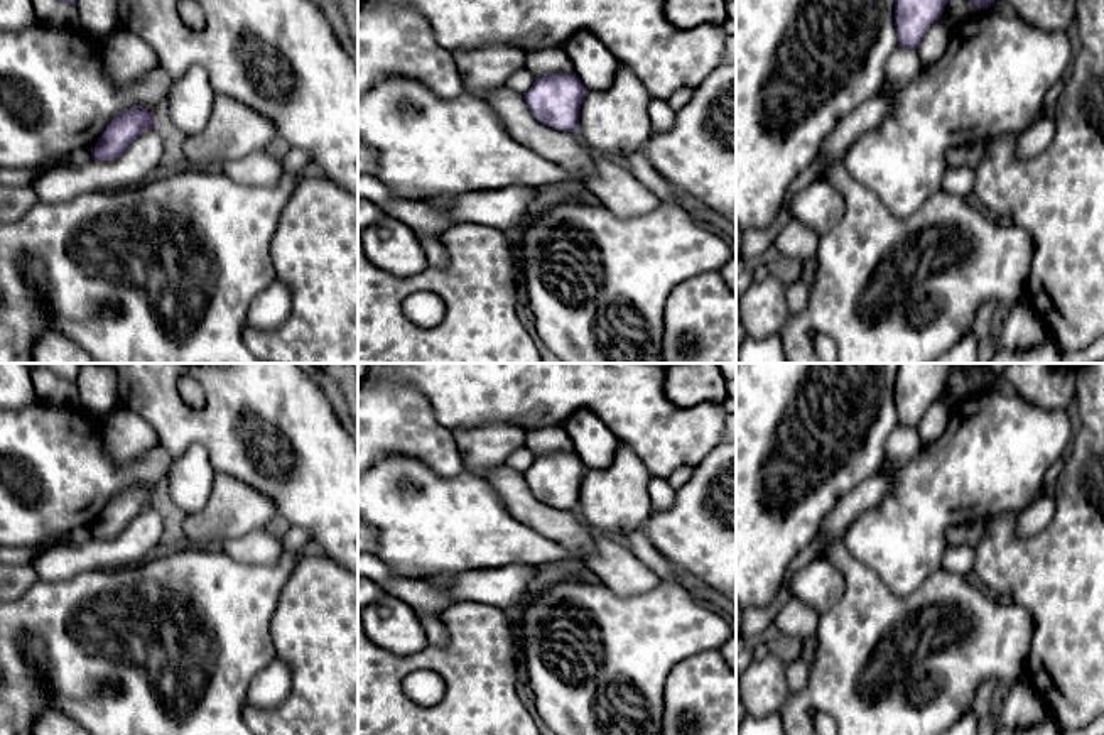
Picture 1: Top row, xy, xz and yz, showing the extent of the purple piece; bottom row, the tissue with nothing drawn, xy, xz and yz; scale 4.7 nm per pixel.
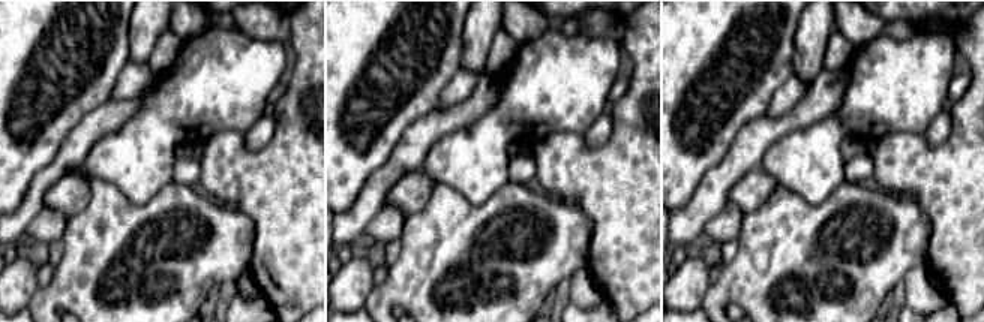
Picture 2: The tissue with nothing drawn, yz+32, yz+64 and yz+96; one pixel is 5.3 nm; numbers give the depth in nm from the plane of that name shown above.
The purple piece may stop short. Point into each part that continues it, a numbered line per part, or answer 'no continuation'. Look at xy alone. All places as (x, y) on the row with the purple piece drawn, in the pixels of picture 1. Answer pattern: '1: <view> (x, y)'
no continuation

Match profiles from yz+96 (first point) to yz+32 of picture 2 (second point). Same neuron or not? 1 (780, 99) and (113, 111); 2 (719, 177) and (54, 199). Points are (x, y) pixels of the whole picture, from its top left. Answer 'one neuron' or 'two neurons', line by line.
1: two neurons
2: two neurons

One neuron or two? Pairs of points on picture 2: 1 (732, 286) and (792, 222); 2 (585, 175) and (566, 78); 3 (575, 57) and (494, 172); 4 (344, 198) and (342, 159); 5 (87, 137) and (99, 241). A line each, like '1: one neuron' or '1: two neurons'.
1: one neuron
2: two neurons
3: one neuron
4: one neuron
5: two neurons

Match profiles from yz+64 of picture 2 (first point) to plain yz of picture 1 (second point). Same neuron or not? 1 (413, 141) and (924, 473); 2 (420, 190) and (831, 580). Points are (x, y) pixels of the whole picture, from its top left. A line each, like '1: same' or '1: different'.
1: different
2: same

